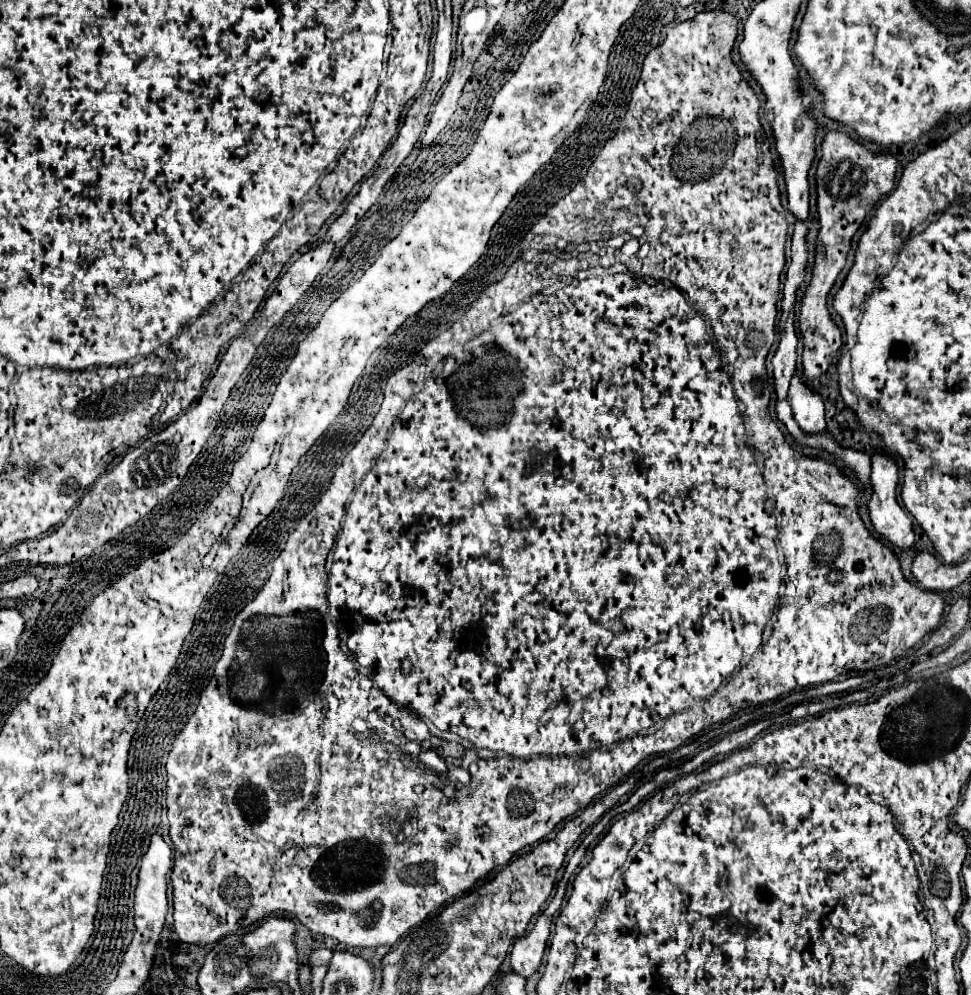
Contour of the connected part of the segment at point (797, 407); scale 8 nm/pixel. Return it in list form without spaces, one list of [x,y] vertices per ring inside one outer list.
[[[794,375],[788,389],[788,403],[792,407],[794,421],[804,433],[820,433],[826,429],[822,397],[810,391],[802,377]]]

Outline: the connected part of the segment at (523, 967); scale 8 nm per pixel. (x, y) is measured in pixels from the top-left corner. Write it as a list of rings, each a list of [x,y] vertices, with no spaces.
[[[556,897],[552,901],[552,905],[538,917],[534,929],[526,935],[522,935],[512,949],[510,961],[512,961],[512,971],[520,973],[520,977],[528,979],[530,975],[534,975],[542,963],[544,957],[544,949],[546,949],[546,941],[550,937],[550,925],[552,925],[552,915],[554,909],[558,907],[560,897]]]

